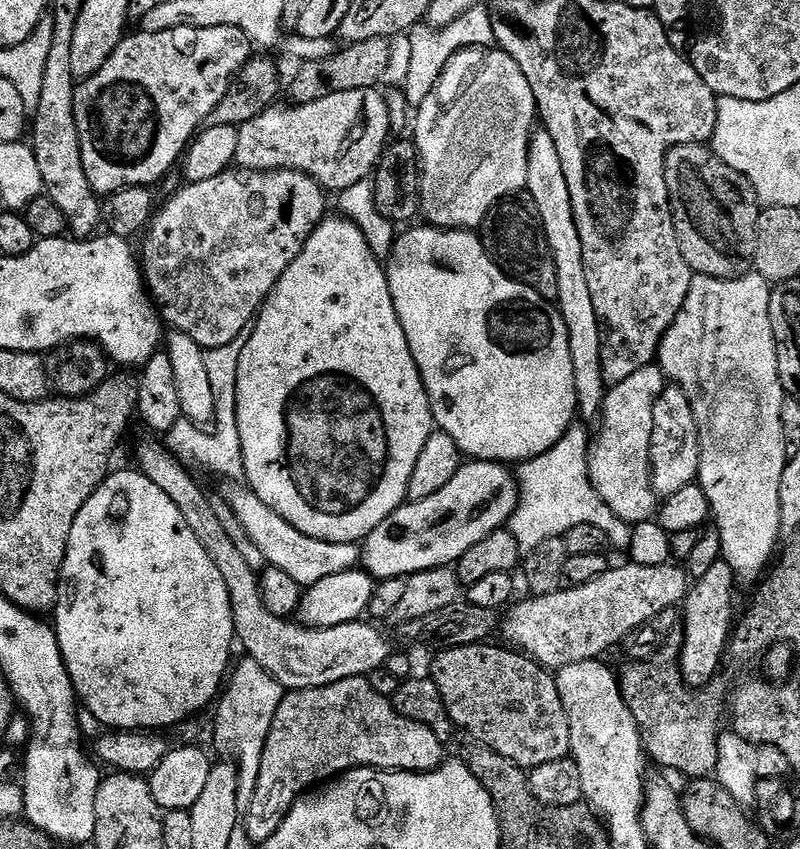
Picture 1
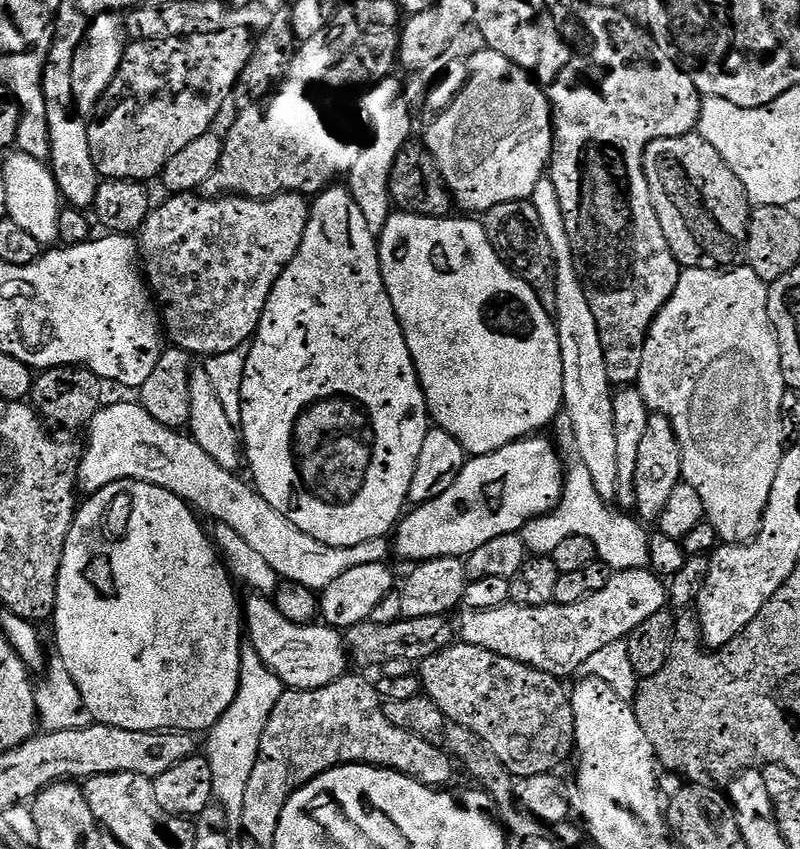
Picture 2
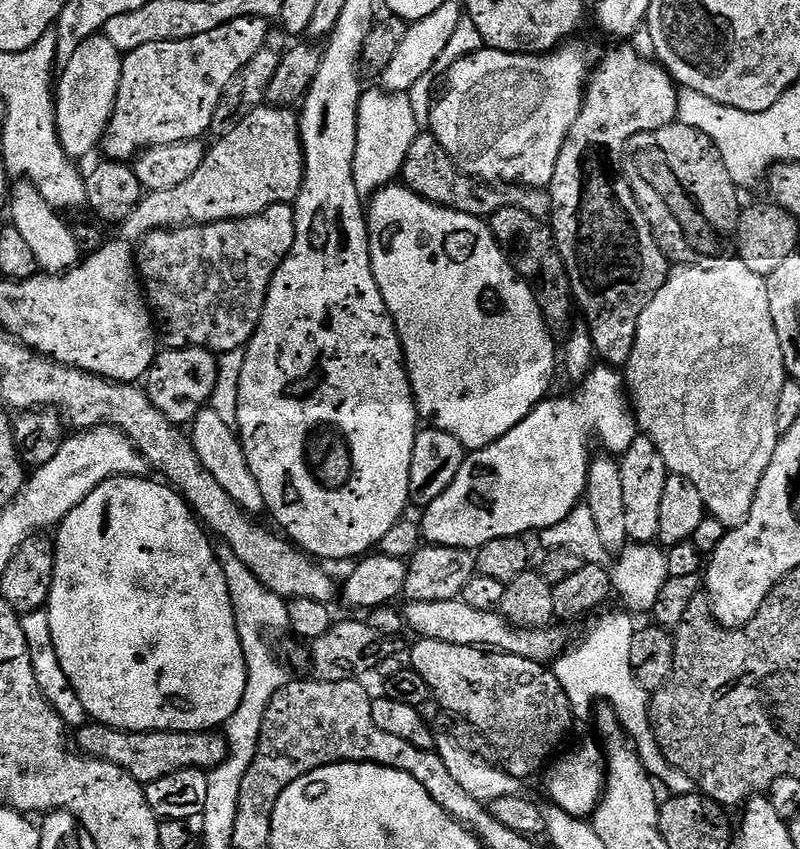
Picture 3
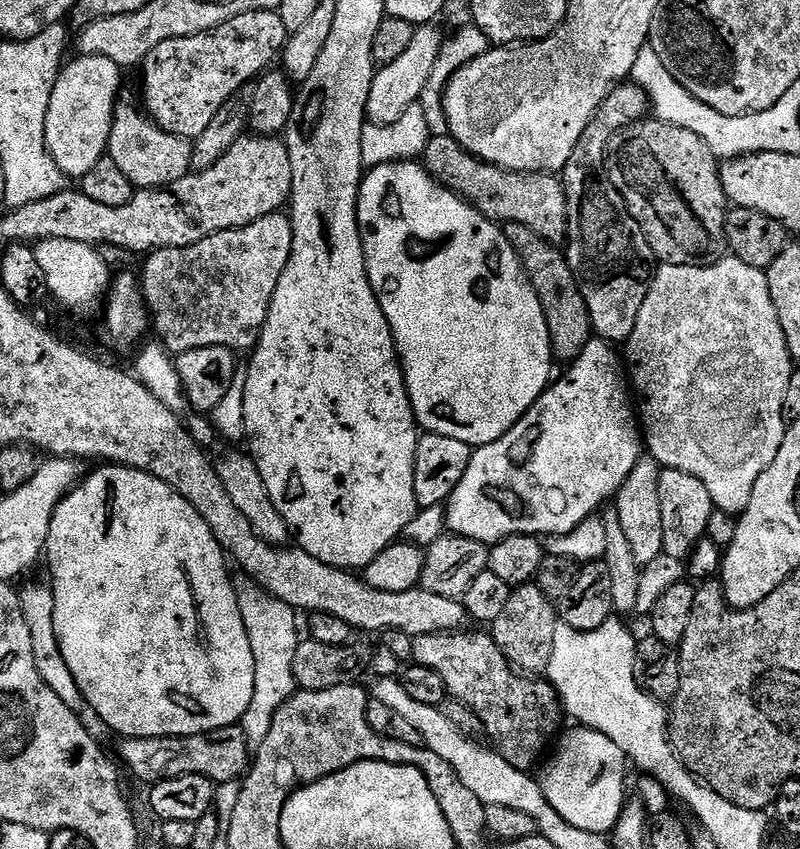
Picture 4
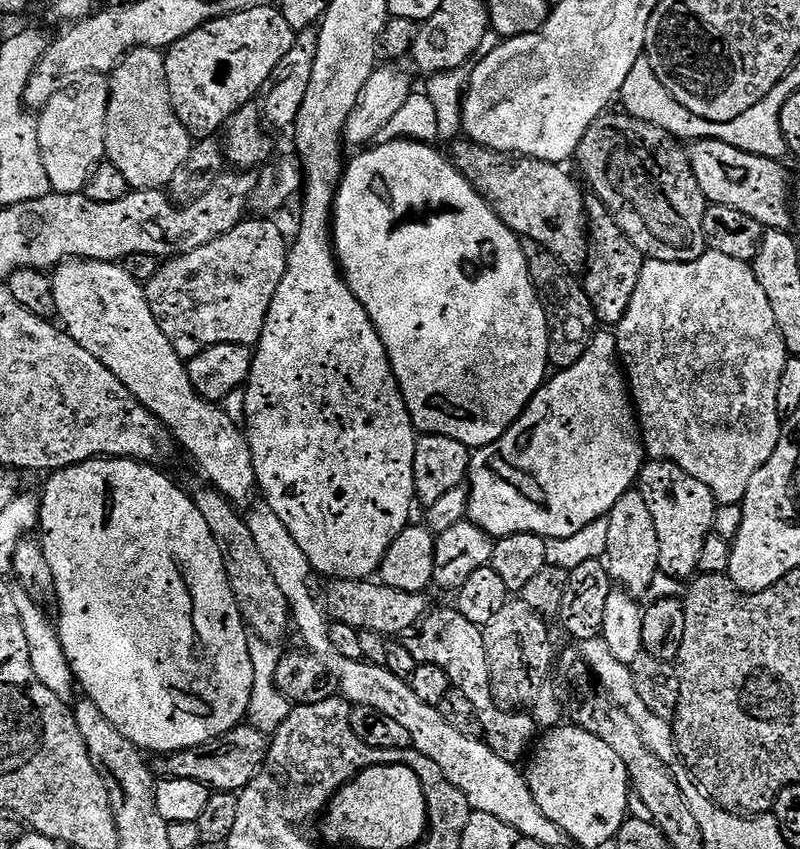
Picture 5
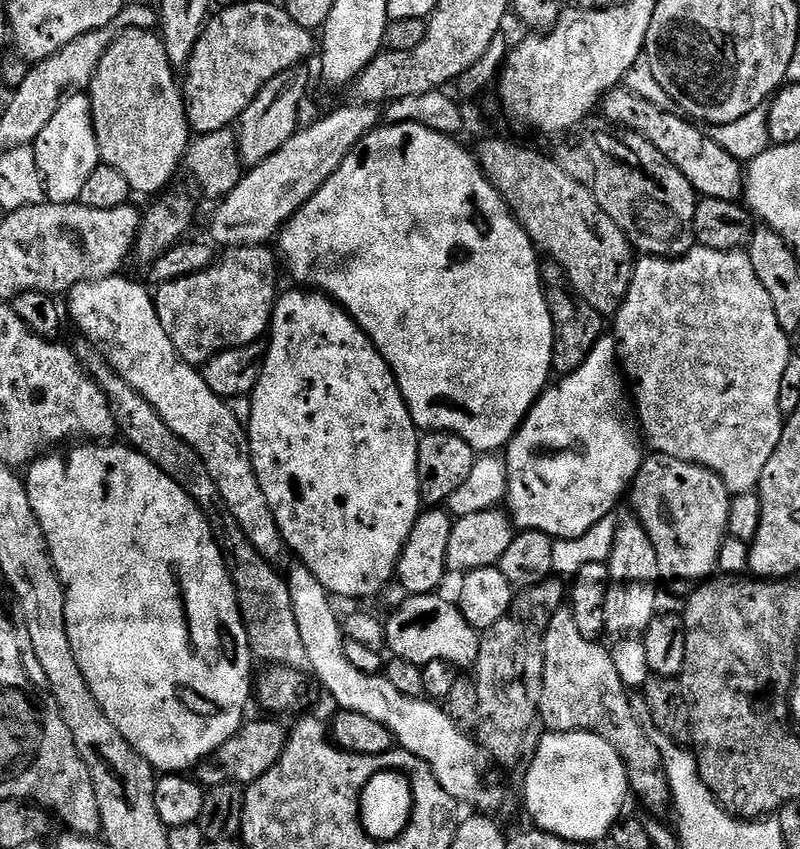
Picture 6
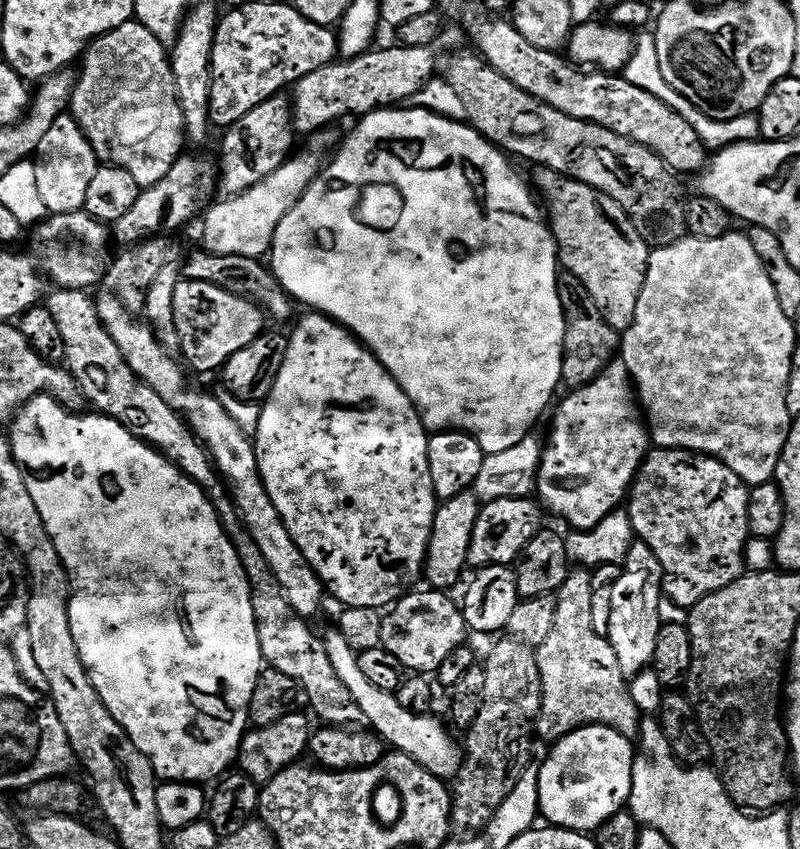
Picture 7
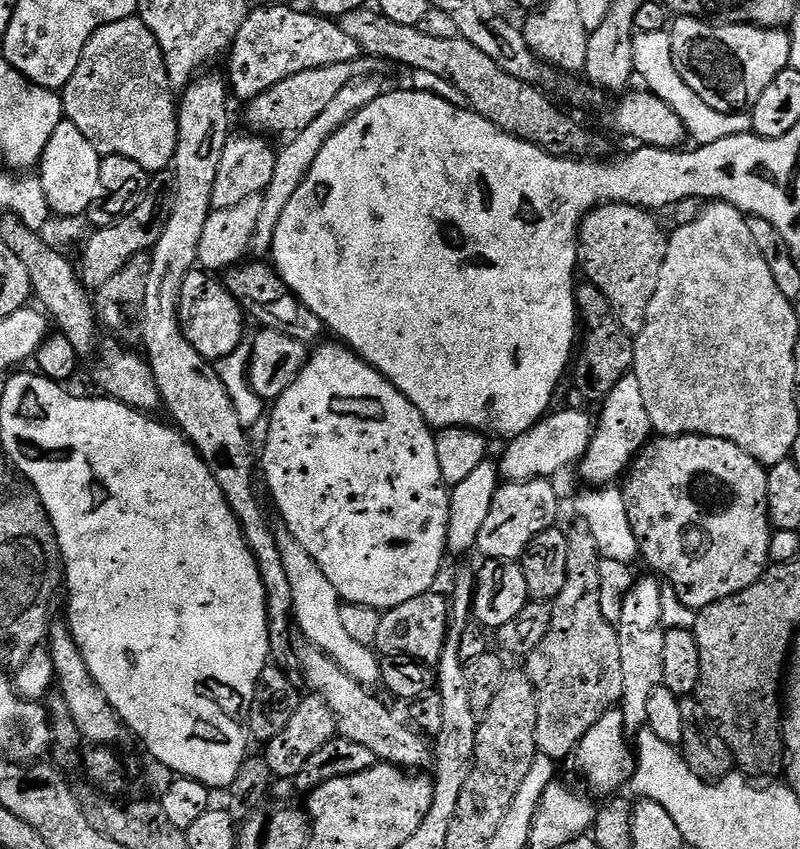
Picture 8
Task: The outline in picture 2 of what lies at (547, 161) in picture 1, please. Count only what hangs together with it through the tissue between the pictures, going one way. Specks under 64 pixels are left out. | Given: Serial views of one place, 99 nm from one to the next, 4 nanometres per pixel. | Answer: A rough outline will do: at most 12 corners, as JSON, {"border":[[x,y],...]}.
{"border":[[551,178],[531,199],[556,263],[562,405],[579,463],[615,501],[614,385]]}

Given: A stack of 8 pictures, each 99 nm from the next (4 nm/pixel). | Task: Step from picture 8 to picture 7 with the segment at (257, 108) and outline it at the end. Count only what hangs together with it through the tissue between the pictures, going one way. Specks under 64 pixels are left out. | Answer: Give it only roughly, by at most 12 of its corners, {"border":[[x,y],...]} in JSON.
{"border":[[377,47],[306,74],[295,131],[411,101],[436,48]]}

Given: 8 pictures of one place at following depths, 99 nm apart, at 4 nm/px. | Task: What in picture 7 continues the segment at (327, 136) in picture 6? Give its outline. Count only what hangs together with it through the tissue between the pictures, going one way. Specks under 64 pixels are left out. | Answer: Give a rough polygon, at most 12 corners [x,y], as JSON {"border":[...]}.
{"border":[[293,155],[203,213],[203,251],[260,260],[320,175]]}

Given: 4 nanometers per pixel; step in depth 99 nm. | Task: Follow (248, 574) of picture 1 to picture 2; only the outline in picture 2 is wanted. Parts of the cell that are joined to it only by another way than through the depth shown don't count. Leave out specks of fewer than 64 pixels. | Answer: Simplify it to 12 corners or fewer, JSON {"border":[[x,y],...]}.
{"border":[[267,595],[242,604],[246,639],[289,689],[349,671],[345,637],[282,618]]}

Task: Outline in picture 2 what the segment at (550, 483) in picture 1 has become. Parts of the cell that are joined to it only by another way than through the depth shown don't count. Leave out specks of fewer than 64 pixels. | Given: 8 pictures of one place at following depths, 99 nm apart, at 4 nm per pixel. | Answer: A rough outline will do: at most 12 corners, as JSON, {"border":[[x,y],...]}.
{"border":[[586,466],[567,469],[555,511],[524,525],[525,549],[571,536],[612,572],[648,568],[649,529],[615,516]]}

